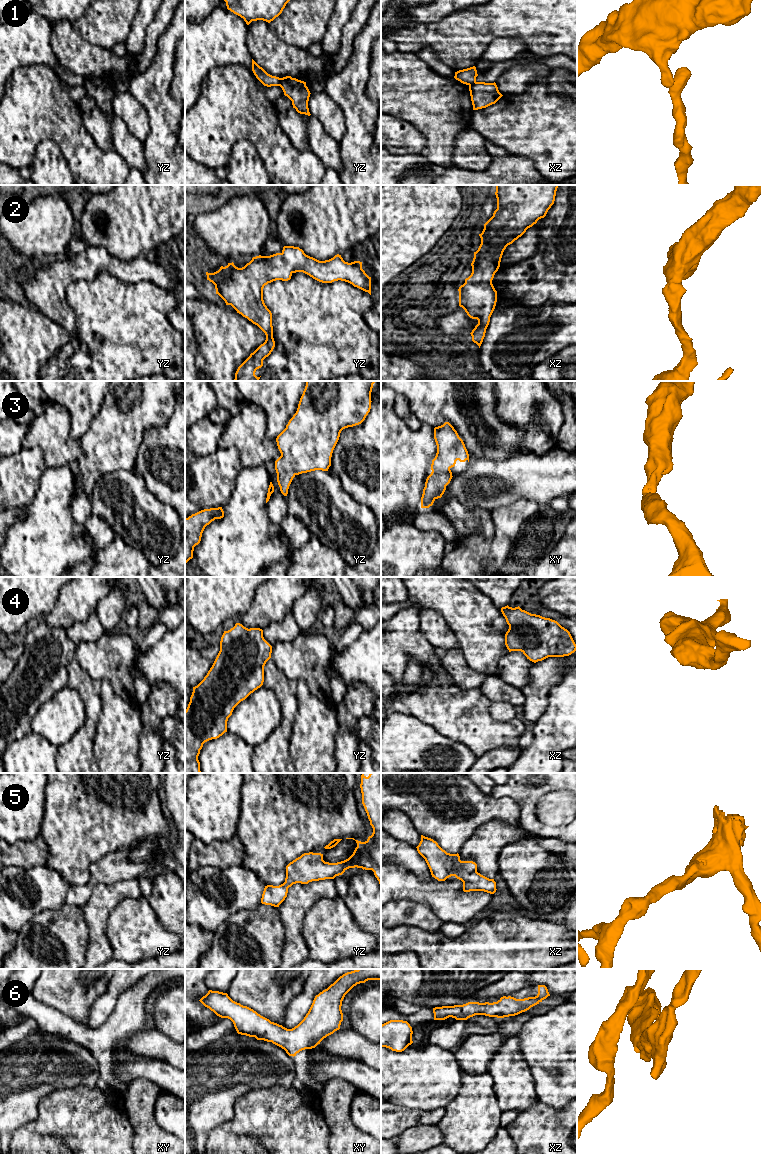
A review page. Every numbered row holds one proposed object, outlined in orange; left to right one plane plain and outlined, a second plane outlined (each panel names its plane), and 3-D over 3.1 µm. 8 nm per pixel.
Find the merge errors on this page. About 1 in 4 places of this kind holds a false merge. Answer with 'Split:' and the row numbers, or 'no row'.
Split: 1

